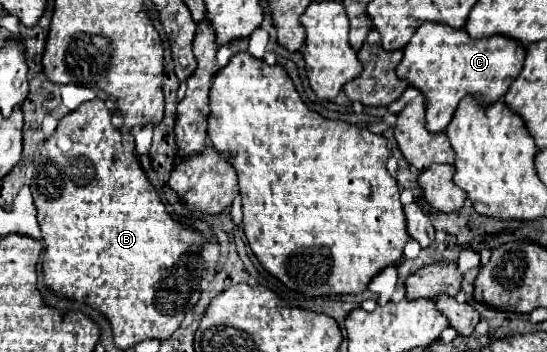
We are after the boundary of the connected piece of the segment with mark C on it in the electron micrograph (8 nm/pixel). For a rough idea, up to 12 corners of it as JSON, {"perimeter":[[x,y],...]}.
{"perimeter":[[424,23],[396,67],[438,135],[458,103],[500,101],[526,49]]}

